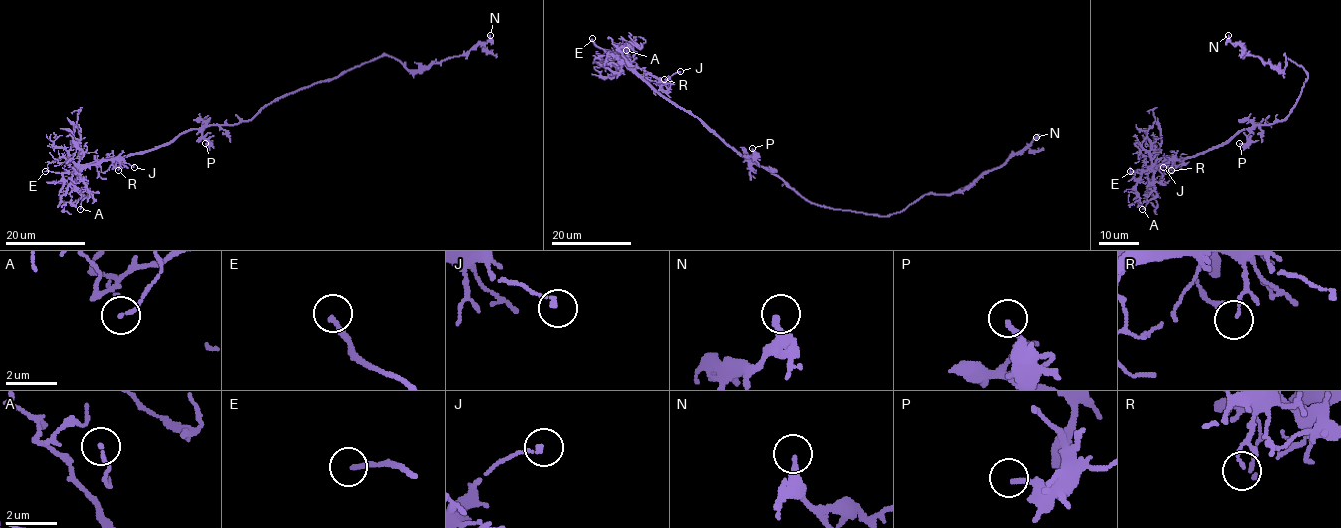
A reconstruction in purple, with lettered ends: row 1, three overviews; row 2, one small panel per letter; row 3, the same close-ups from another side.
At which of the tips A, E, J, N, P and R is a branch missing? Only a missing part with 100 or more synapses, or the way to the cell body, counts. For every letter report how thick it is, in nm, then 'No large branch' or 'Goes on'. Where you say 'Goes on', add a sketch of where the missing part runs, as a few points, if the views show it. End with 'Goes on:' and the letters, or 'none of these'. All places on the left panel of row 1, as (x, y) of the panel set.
A: Thickness 130 nm. No large branch
E: Thickness 200 nm. Goes on
J: Thickness 130 nm. No large branch
N: Thickness 280 nm. No large branch
P: Thickness 180 nm. No large branch
R: Thickness 100 nm. No large branch
Goes on: E

